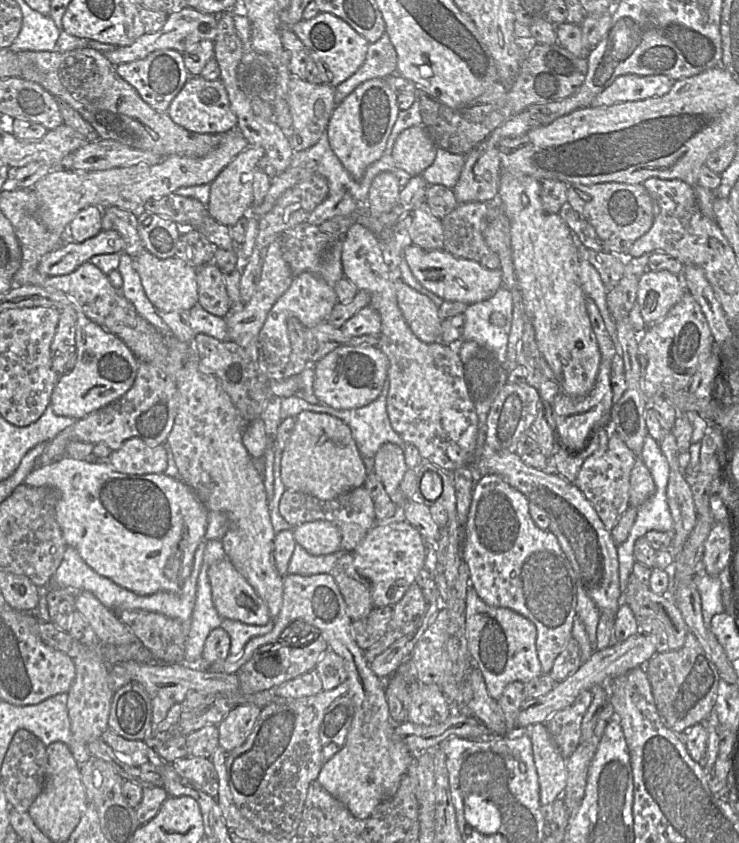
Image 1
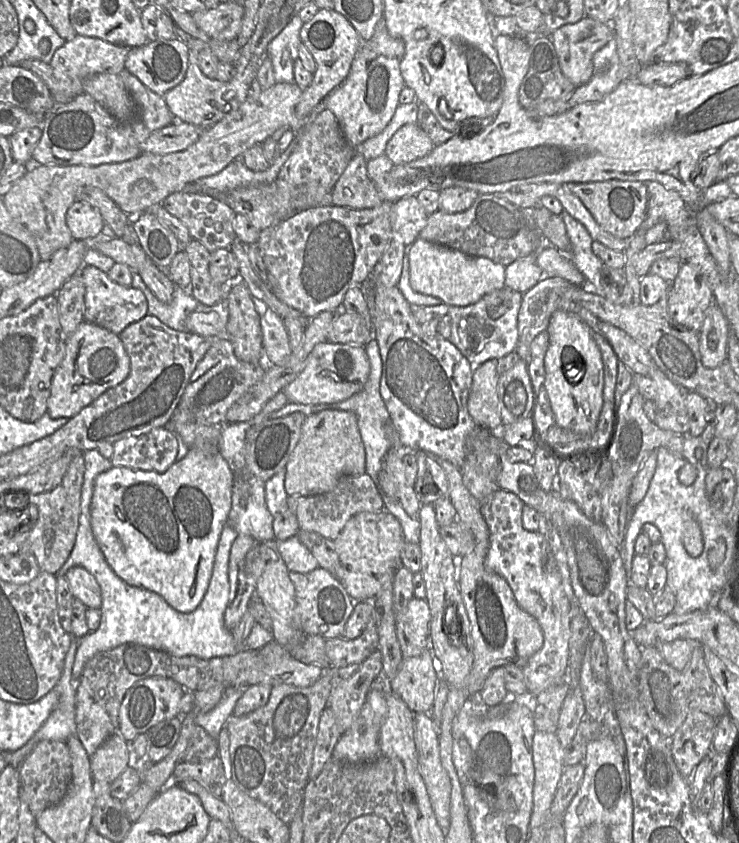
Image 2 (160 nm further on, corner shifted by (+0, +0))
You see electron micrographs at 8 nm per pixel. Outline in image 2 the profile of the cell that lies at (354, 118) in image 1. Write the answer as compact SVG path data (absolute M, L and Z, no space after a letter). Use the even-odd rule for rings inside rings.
M383 17L373 36L362 42L346 80L326 97L327 110L336 116L343 136L353 148L381 133L391 121L405 86L400 72L403 55L403 42L389 34Z

